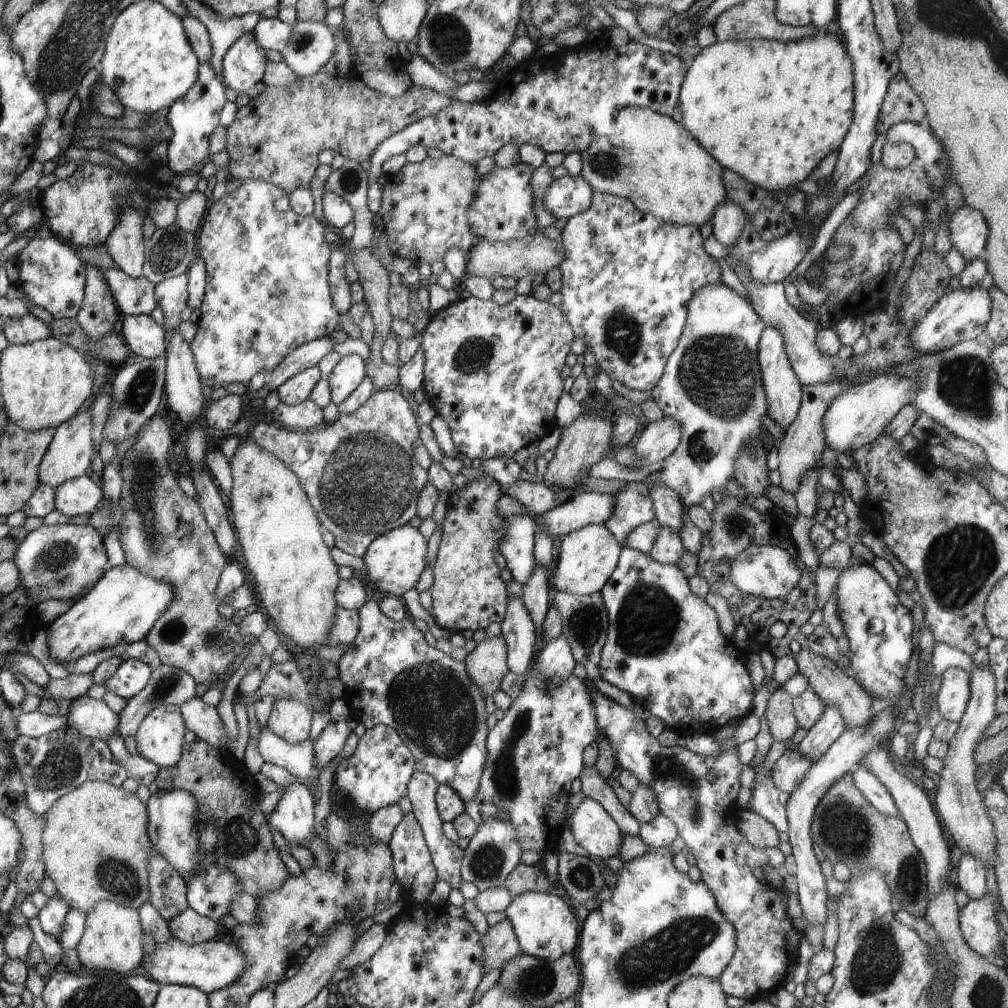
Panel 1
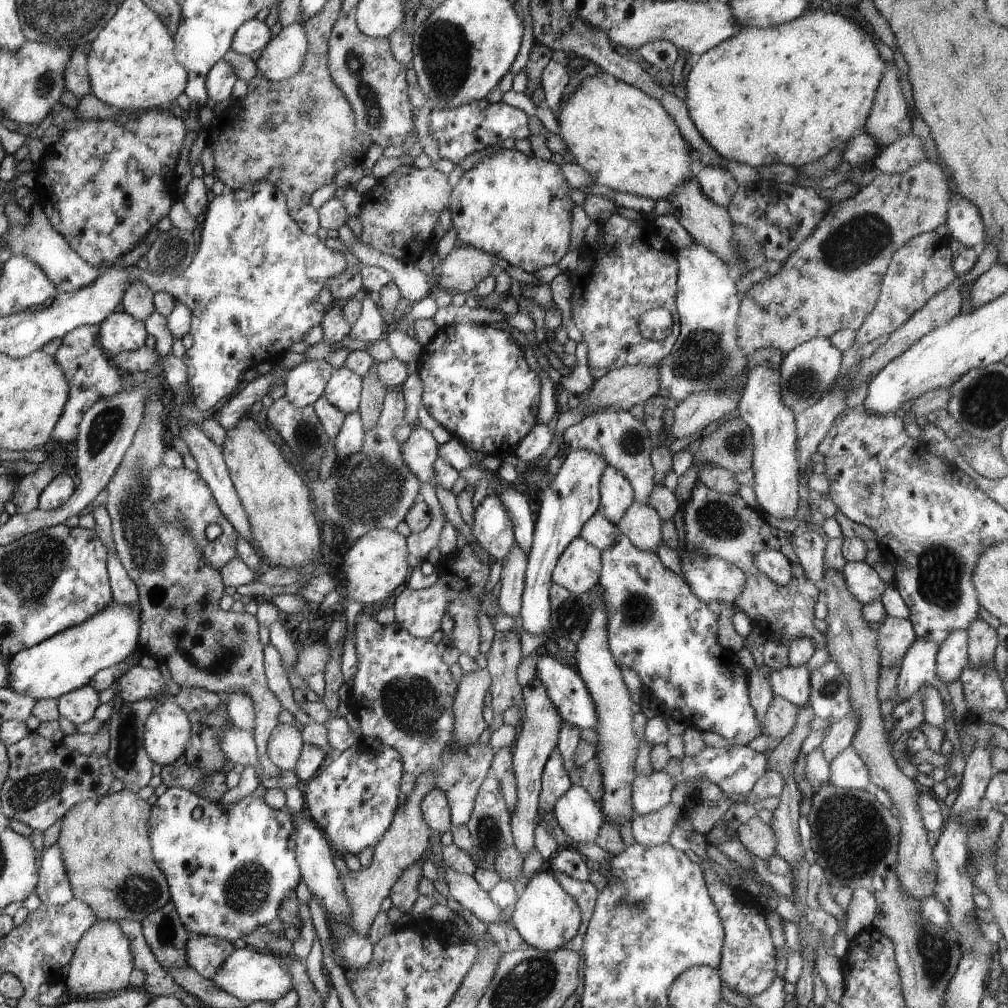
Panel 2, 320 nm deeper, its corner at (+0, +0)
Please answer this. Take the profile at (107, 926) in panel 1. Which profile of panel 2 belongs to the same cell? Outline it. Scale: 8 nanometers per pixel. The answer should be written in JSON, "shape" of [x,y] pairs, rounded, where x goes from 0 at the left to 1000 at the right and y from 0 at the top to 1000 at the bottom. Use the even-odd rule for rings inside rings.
{"shape":[[[107,912],[97,913],[84,925],[72,947],[67,966],[62,972],[66,980],[65,988],[89,988],[127,980],[133,960],[131,935],[121,925],[120,918]]]}

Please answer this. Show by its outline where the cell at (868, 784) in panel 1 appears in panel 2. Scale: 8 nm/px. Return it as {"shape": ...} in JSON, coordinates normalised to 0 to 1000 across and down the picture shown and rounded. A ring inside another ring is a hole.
{"shape":[[[838,742],[822,756],[821,778],[839,783],[859,784],[863,777],[863,767],[850,744]]]}

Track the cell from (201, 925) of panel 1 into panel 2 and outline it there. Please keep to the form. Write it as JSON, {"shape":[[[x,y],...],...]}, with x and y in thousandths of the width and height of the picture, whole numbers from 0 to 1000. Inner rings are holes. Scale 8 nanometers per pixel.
{"shape":[[[189,927],[185,936],[186,953],[198,968],[209,971],[232,944],[232,936],[208,928]]]}

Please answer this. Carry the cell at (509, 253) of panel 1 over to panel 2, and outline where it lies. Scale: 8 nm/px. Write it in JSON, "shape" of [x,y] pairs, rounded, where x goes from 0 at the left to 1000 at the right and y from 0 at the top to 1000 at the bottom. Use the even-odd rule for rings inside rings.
{"shape":[[[453,241],[438,259],[433,286],[464,291],[486,271],[492,271],[494,257],[476,247]]]}

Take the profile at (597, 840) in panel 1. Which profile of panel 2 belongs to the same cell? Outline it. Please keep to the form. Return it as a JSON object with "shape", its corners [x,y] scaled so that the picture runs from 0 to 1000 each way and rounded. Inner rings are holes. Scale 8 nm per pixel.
{"shape":[[[568,778],[547,804],[556,821],[571,836],[589,836],[601,814],[594,797],[575,779]]]}

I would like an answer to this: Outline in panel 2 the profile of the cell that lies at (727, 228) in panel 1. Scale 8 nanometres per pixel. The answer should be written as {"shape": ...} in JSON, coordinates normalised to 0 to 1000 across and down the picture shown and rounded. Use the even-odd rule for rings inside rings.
{"shape":[[[699,164],[689,178],[696,190],[708,202],[721,205],[732,187],[732,182],[722,168],[714,164]]]}

